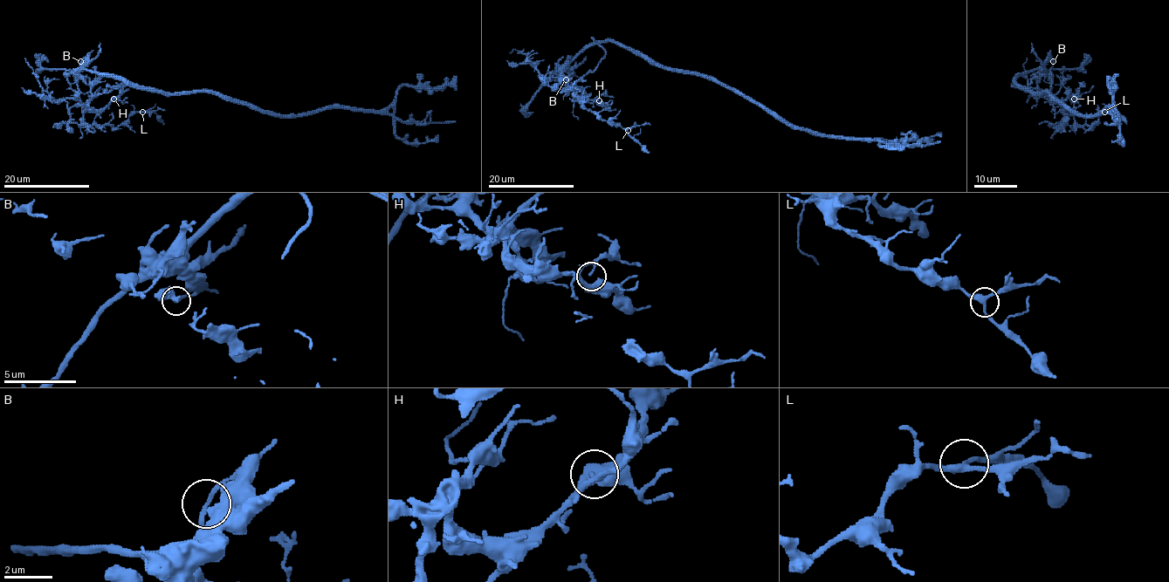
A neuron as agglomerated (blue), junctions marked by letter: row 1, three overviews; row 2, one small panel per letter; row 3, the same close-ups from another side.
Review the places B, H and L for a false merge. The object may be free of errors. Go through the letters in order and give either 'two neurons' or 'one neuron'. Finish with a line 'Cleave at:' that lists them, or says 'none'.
B: two neurons
H: one neuron
L: one neuron
Cleave at: B

